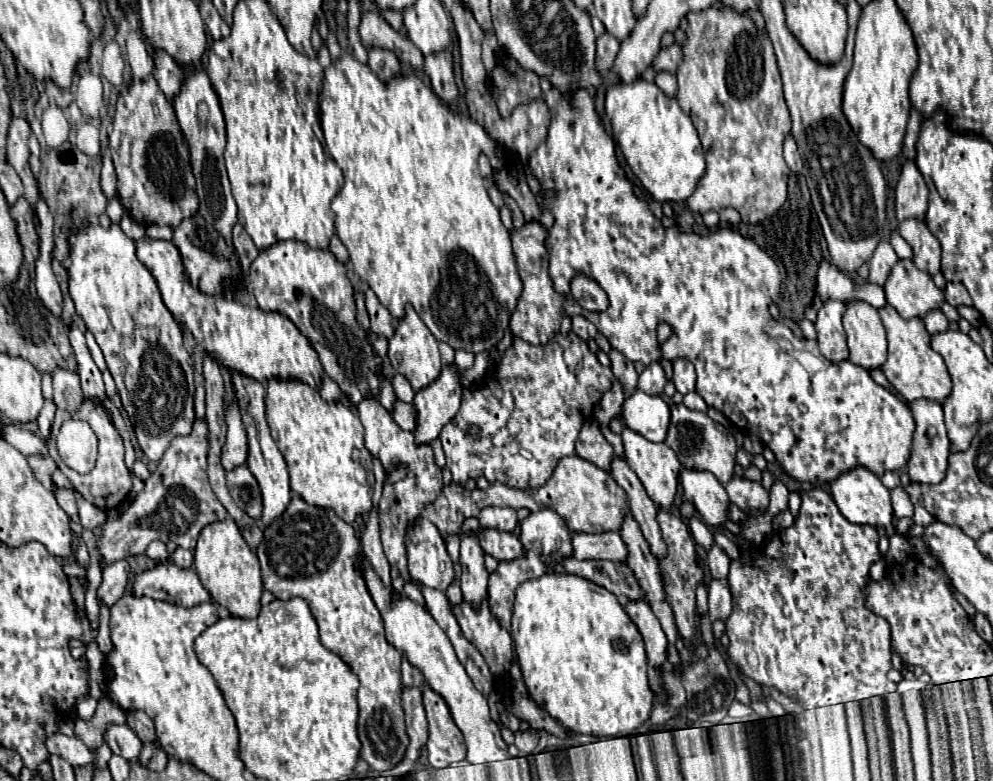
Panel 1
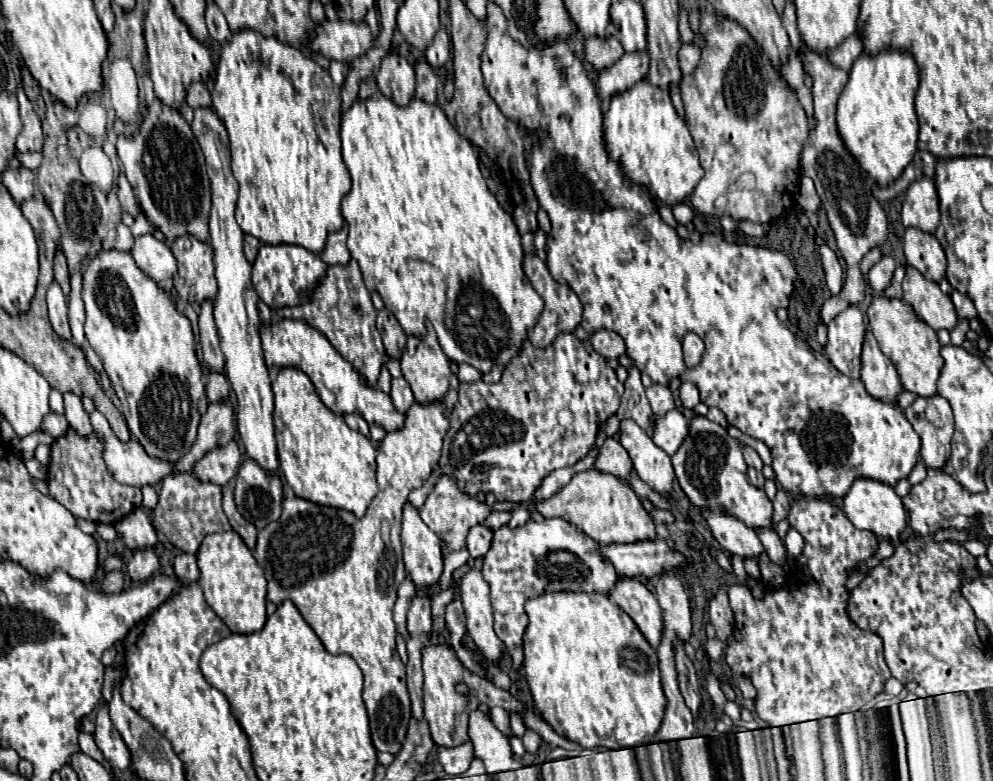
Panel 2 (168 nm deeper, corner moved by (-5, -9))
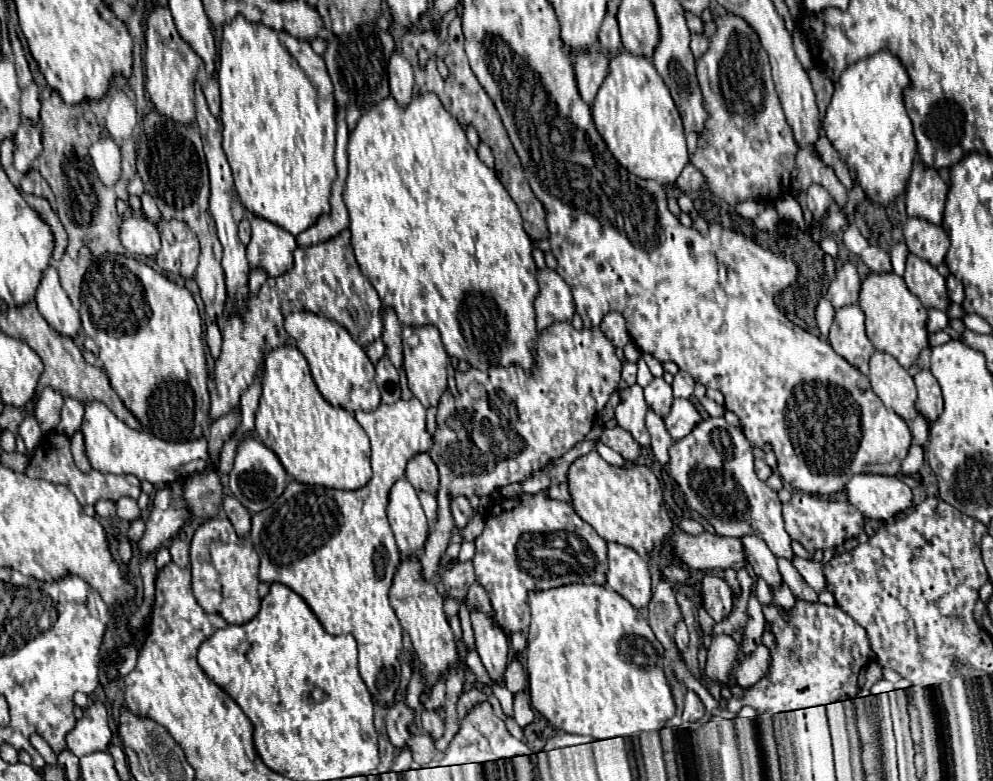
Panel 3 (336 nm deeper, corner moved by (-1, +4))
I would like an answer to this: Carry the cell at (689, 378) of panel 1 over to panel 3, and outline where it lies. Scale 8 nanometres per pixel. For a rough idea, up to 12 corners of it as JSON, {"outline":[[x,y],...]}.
{"outline":[[686,371],[674,375],[674,397],[690,397],[694,379]]}

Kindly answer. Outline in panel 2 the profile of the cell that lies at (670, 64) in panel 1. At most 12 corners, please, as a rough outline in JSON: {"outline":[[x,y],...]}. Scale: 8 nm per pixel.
{"outline":[[682,44],[678,64],[682,76],[694,72],[700,48]]}

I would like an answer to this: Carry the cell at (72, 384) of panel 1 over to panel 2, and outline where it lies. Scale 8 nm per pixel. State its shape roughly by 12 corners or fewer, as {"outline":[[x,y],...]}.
{"outline":[[64,394],[64,416],[80,434],[93,432],[82,398]]}

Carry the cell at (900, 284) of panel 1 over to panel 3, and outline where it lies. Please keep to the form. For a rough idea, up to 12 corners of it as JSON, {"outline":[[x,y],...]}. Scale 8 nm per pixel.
{"outline":[[912,253],[904,283],[928,309],[946,311],[946,279]]}

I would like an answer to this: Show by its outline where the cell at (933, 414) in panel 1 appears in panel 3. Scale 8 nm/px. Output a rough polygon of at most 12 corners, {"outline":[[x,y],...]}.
{"outline":[[928,369],[914,377],[916,409],[934,423],[944,409],[938,381]]}

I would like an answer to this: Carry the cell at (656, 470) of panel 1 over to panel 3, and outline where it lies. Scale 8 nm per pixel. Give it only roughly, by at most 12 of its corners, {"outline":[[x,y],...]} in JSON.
{"outline":[[636,383],[620,393],[616,421],[644,447],[644,389]]}

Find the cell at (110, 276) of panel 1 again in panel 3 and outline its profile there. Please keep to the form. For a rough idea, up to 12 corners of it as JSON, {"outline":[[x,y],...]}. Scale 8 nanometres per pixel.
{"outline":[[104,253],[82,327],[112,389],[166,441],[210,427],[202,319],[142,261]]}

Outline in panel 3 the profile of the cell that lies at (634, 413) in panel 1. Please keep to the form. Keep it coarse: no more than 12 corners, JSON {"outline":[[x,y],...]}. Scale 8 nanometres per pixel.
{"outline":[[674,399],[664,419],[674,441],[702,421],[688,399]]}

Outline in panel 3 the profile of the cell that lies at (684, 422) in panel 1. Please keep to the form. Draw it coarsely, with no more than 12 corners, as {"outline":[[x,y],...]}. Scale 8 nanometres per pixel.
{"outline":[[724,417],[672,445],[670,475],[718,535],[796,557],[778,495]]}

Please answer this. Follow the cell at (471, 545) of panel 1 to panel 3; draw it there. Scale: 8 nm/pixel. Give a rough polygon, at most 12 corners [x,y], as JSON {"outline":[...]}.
{"outline":[[470,611],[476,651],[492,683],[506,685],[508,639]]}

